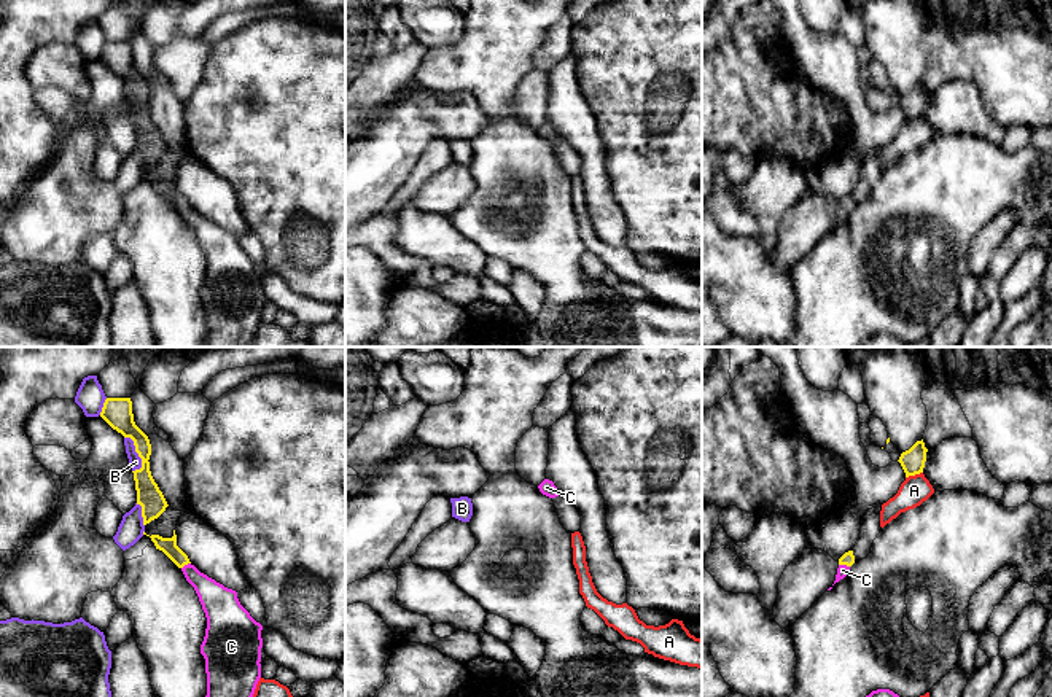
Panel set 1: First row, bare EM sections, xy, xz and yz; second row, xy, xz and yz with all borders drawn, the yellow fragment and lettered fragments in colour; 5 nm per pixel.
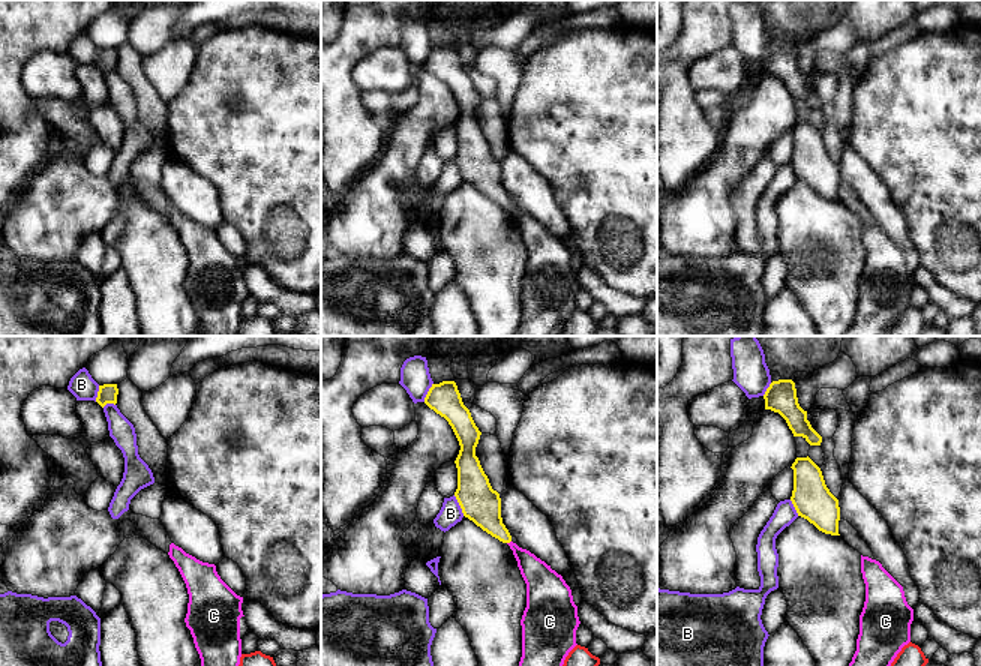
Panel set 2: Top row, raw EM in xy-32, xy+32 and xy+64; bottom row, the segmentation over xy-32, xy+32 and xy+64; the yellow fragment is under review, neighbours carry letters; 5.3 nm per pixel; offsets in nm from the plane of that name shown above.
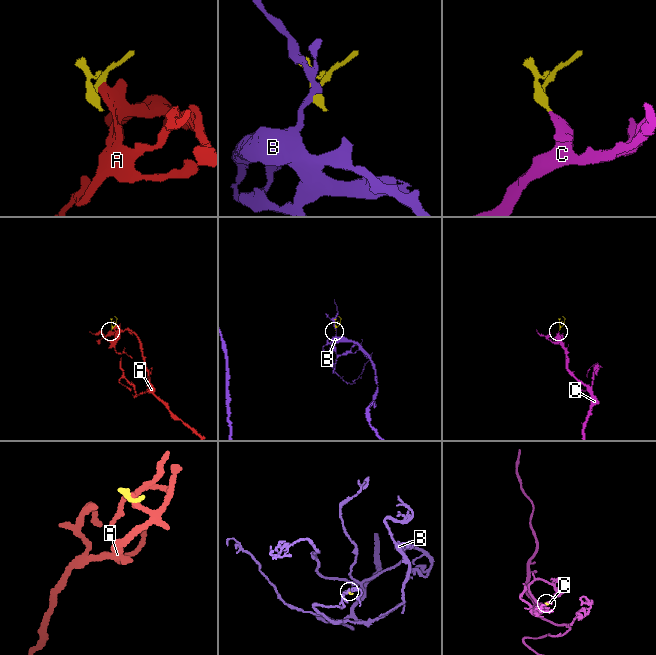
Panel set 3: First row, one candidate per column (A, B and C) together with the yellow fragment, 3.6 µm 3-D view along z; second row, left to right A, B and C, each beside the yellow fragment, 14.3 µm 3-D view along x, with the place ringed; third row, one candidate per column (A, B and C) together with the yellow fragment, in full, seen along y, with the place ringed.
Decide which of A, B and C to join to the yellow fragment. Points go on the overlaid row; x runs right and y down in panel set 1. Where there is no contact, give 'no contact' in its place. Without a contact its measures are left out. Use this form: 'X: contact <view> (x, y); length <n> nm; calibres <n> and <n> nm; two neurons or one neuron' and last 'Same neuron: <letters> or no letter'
A: contact yz (914, 475); length 90 nm; calibres 120 and 150 nm; two neurons
B: contact xy (136, 451); length 190 nm; calibres 150 and 60 nm; two neurons
C: contact yz (844, 564); length 60 nm; calibres 70 and 60 nm; one neuron
Same neuron: C

